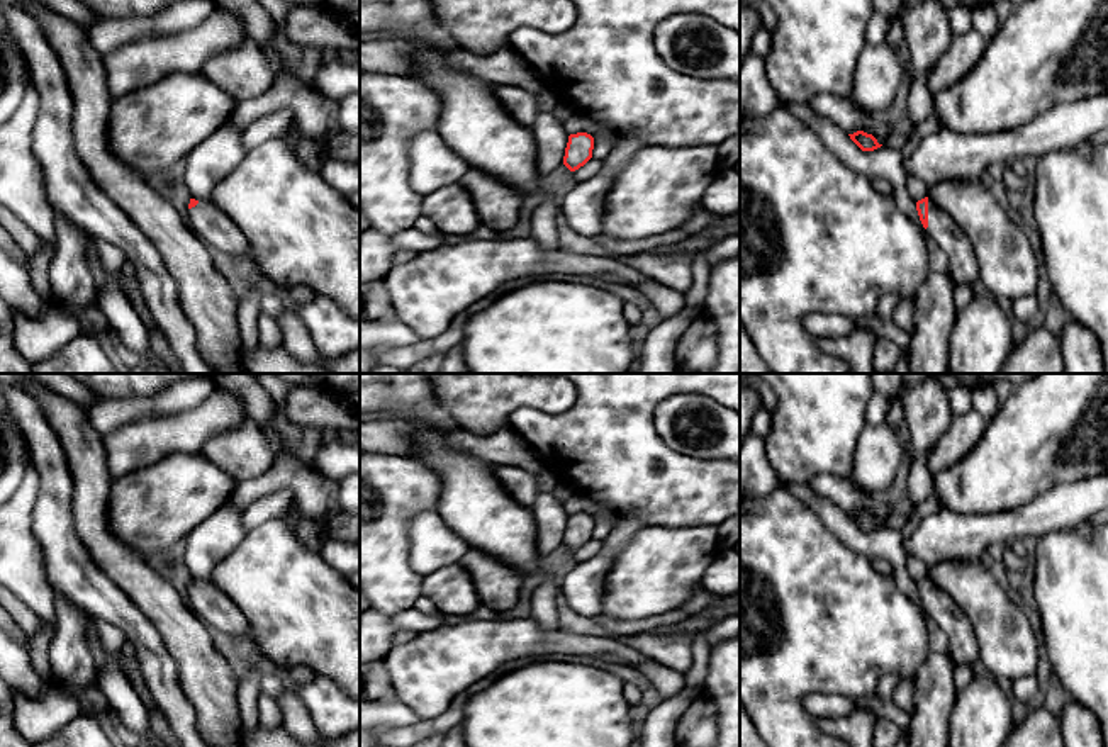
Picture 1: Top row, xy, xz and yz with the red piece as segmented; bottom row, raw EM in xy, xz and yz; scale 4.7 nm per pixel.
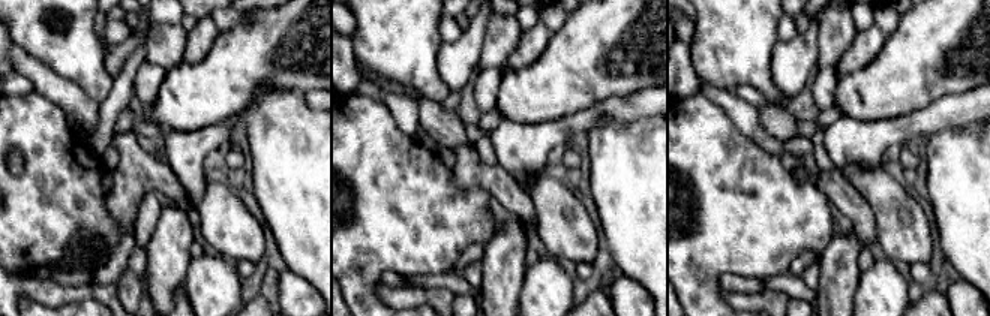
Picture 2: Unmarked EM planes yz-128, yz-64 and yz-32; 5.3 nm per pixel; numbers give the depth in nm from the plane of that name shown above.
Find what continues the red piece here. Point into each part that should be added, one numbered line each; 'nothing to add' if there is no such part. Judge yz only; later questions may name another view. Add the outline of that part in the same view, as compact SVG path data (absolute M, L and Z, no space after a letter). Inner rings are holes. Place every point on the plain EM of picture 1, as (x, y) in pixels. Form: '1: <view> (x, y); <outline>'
1: yz (962, 647); M928 579L928 608L925 611L949 637L949 652L954 662L972 666L979 659L972 625L959 604L932 579Z

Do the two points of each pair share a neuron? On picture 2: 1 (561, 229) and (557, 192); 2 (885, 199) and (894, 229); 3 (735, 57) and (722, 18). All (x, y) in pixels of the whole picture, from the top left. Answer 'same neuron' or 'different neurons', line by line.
1: same neuron
2: same neuron
3: same neuron

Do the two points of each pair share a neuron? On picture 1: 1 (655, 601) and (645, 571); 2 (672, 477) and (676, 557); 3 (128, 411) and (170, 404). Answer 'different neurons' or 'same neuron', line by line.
1: same neuron
2: different neurons
3: same neuron

